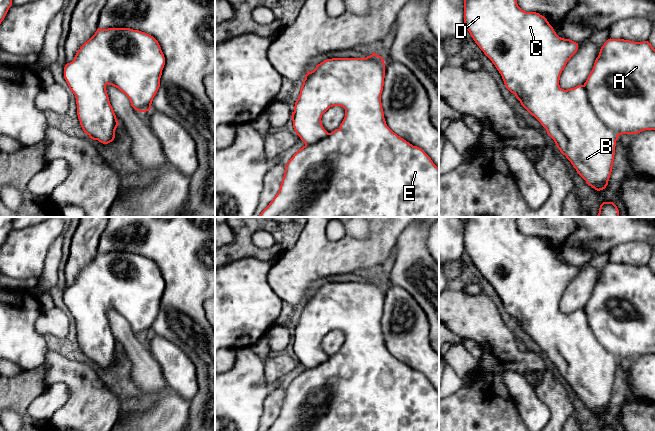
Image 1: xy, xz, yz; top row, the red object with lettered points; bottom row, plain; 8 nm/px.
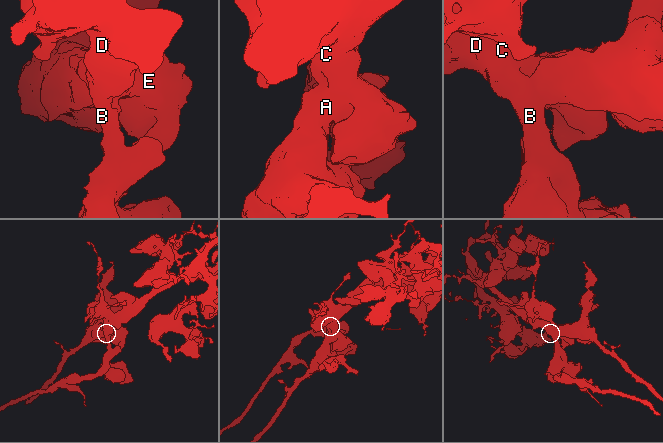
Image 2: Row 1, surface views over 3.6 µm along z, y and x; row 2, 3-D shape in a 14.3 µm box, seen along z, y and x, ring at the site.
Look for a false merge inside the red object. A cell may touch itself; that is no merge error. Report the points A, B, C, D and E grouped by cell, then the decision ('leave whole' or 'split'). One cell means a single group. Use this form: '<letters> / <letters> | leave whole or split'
A B C D E | leave whole

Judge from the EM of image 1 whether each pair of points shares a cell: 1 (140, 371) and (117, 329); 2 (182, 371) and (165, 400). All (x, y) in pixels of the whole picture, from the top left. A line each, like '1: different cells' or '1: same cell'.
1: same cell
2: different cells

